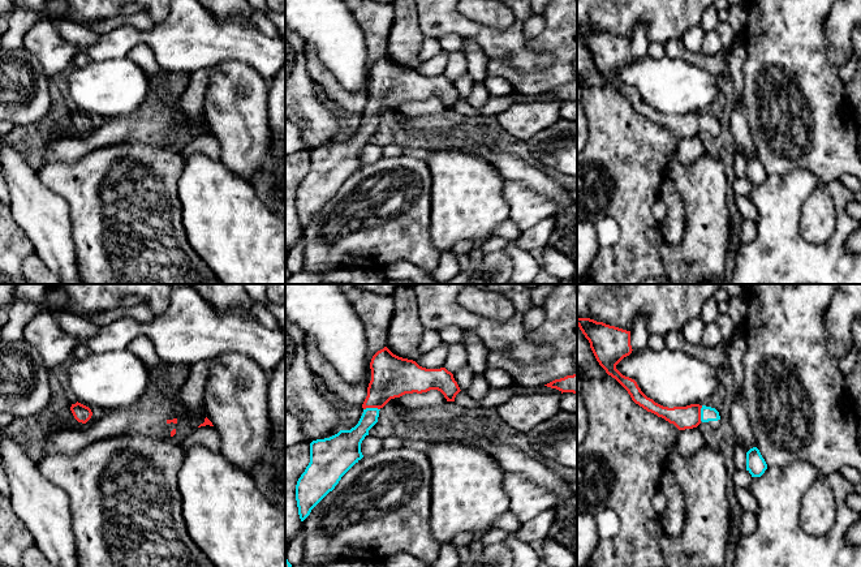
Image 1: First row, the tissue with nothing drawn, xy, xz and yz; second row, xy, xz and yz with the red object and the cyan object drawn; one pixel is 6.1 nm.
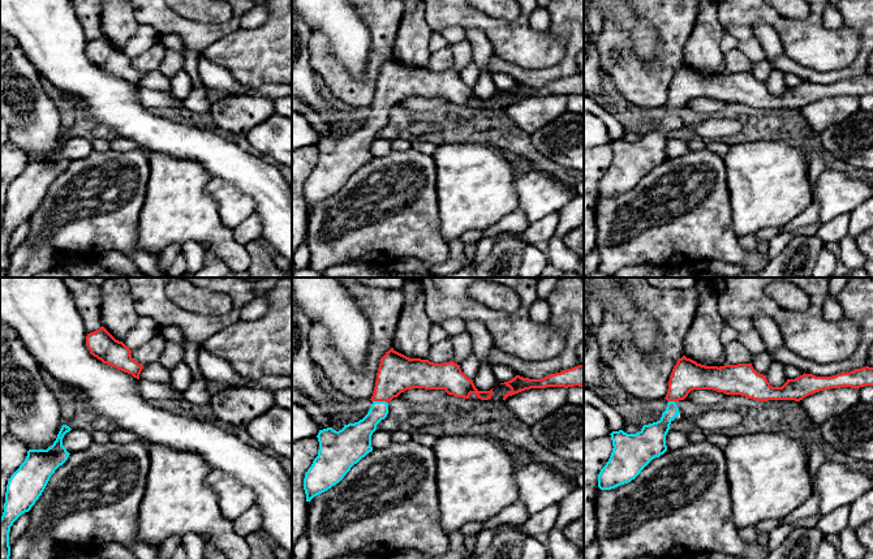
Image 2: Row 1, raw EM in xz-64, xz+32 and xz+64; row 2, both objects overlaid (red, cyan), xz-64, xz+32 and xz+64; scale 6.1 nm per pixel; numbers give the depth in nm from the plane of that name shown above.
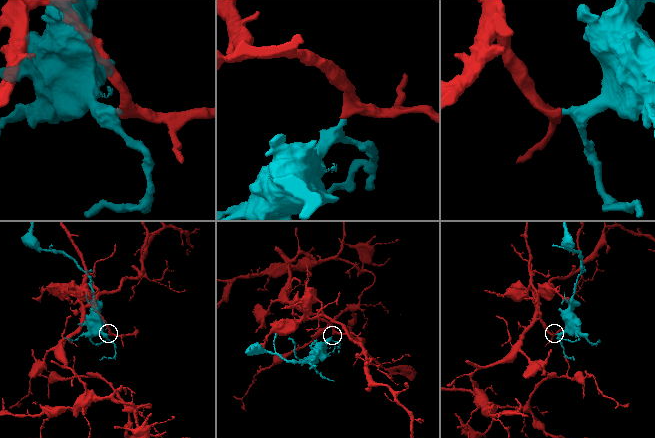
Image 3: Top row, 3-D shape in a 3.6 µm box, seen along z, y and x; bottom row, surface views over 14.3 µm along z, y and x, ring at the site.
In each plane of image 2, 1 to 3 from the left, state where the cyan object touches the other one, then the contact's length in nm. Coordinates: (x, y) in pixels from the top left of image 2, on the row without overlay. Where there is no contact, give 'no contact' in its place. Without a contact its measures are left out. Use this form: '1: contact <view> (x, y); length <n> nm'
1: no contact
2: contact xz+32 (379, 108); length 90 nm
3: contact xz+64 (671, 108); length 40 nm

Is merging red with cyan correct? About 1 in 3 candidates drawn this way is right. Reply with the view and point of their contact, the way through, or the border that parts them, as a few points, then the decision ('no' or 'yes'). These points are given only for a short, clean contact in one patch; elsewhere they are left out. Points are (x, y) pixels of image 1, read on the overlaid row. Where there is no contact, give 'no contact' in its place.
meets red in xz at (371, 407); runs through xz (392, 377), (382, 387), (371, 407), (369, 419), (349, 441); yes

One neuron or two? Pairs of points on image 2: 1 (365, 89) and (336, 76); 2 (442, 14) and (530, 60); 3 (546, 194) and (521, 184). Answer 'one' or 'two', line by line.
1: one
2: one
3: one

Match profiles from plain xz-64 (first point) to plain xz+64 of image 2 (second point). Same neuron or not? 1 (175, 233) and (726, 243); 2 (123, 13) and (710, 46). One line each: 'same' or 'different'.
1: different
2: same

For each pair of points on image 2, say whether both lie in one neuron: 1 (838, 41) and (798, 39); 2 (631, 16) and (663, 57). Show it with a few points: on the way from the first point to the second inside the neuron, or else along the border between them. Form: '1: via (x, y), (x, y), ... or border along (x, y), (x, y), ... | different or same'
1: via (828, 41), (808, 41) | same
2: border along (644, 18), (657, 38), (656, 55), (648, 64) | different

